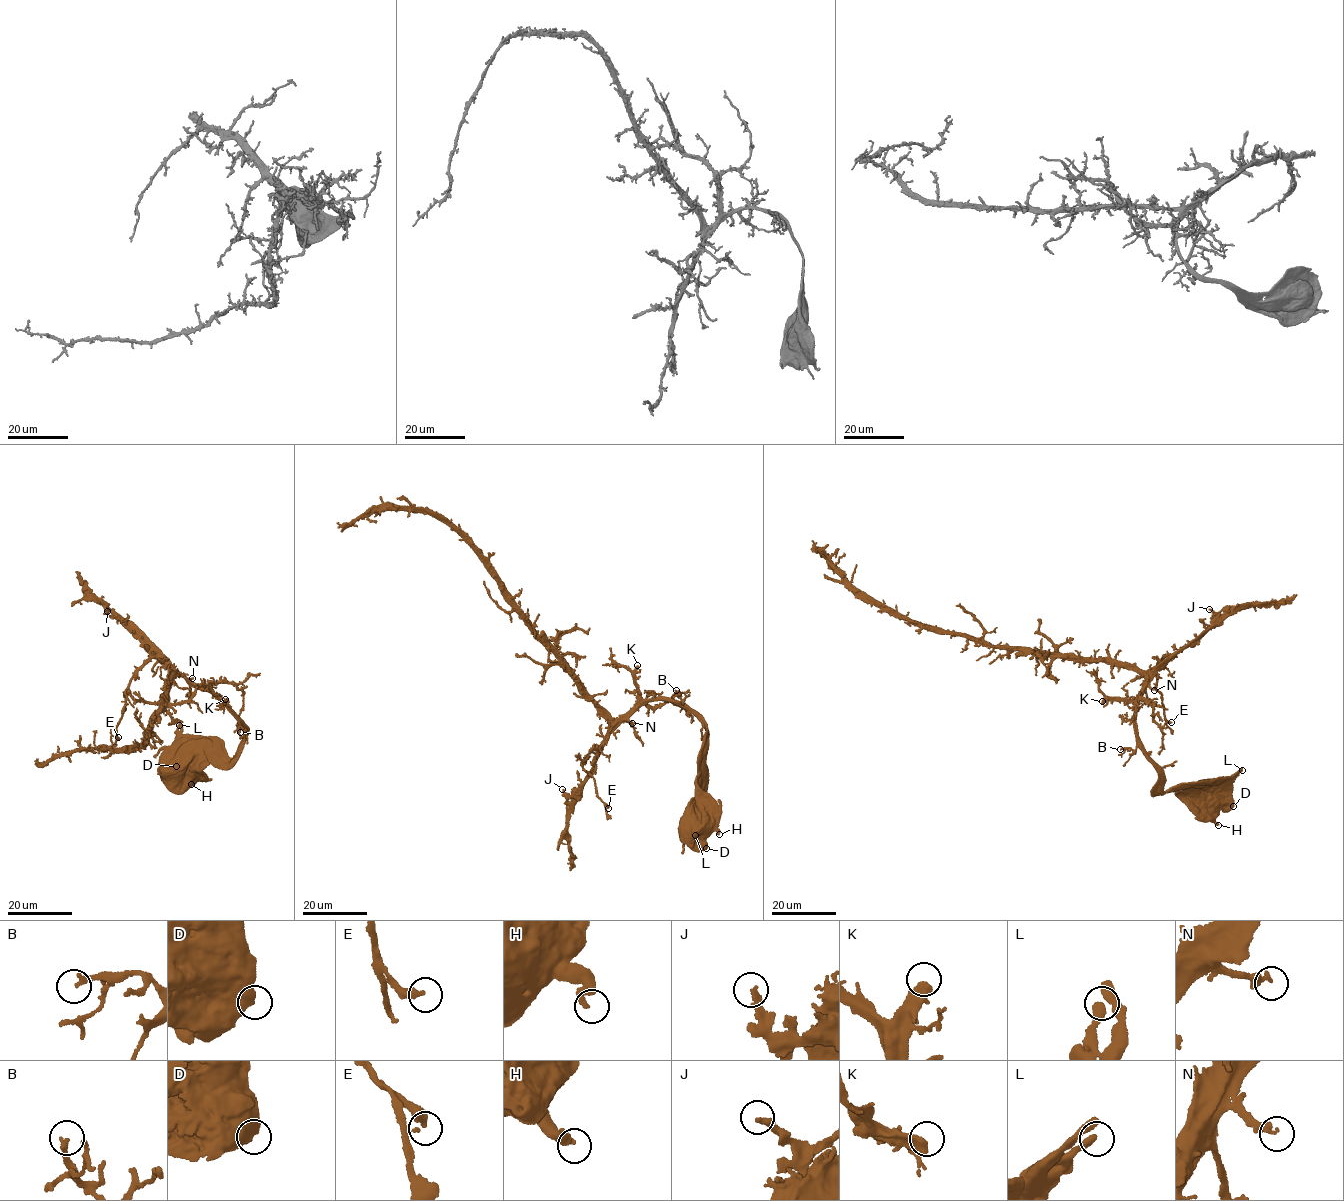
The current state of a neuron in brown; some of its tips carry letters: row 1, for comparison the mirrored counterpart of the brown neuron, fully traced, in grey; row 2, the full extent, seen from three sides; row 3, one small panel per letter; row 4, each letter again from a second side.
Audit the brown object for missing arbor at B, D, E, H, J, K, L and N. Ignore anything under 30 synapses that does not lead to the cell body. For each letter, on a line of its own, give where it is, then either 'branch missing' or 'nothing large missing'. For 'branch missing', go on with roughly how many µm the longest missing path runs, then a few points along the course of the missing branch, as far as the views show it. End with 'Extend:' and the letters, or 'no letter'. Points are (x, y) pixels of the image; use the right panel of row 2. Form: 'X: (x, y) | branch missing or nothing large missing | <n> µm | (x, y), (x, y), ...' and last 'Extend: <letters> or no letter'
B: (1120, 749) | nothing large missing
D: (1233, 806) | nothing large missing
E: (1171, 722) | nothing large missing
H: (1218, 825) | nothing large missing
J: (1209, 609) | nothing large missing
K: (1102, 701) | branch missing | 35 µm | (1102, 701), (1093, 709), (1082, 703), (1090, 698), (1110, 701), (1117, 694), (1116, 686)
L: (1242, 770) | nothing large missing
N: (1154, 690) | nothing large missing
Extend: K

